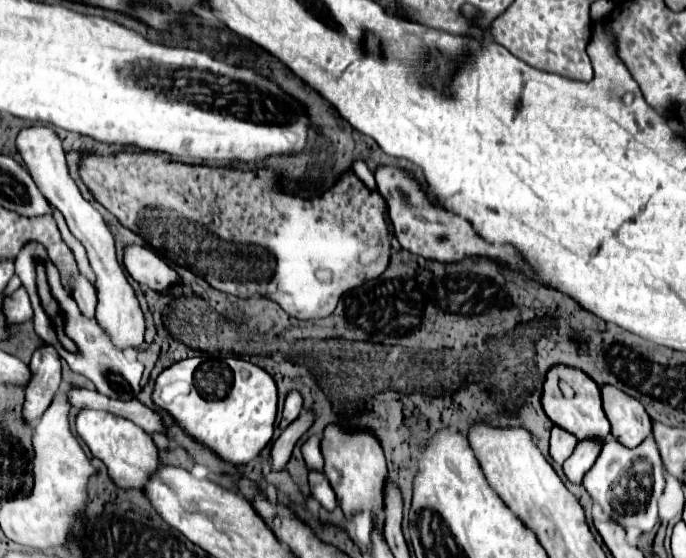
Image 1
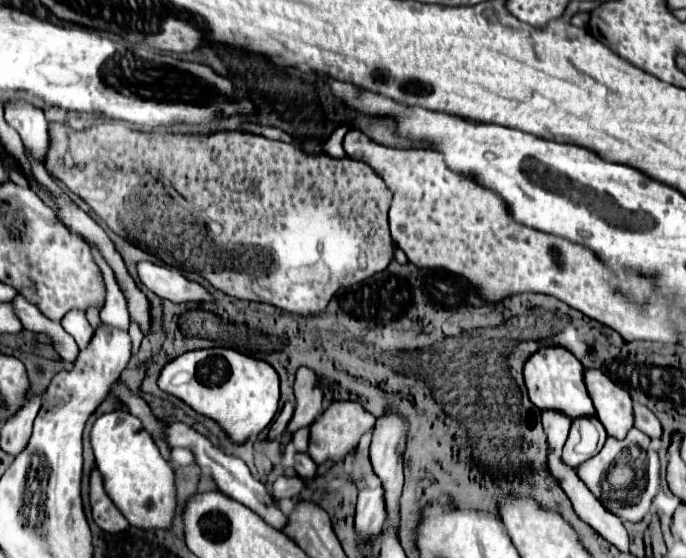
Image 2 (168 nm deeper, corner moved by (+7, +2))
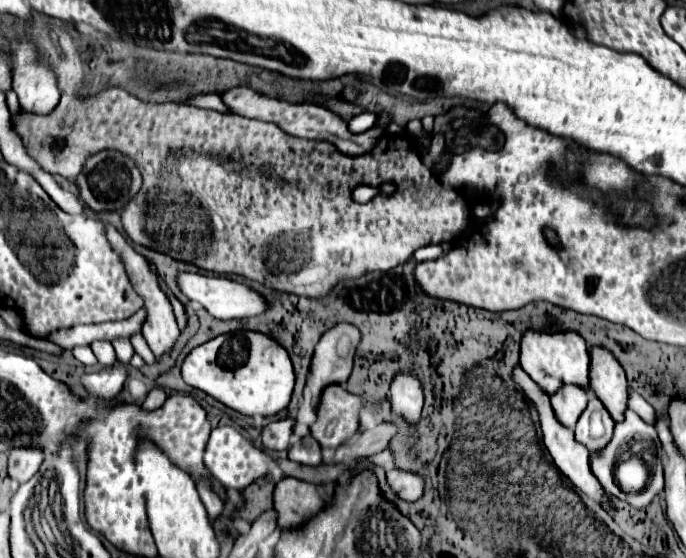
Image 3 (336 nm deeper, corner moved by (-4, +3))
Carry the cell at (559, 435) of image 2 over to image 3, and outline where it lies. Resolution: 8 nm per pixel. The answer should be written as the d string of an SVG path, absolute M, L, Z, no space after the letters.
M564 384L552 394L552 408L564 426L574 428L588 404L588 390L576 384Z

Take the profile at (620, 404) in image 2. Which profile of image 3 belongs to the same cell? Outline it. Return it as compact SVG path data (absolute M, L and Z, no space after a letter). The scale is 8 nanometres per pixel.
M594 346L590 350L590 390L604 402L606 410L618 422L626 410L628 382L624 368L614 354L604 346Z

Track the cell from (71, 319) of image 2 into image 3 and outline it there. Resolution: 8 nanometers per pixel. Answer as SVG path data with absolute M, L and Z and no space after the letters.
M94 342L90 348L94 350L100 366L106 368L106 366L112 366L116 362L116 354L114 354L114 348L110 342Z

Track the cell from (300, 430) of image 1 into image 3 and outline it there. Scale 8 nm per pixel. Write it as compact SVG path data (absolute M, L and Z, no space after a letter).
M340 322L322 334L316 344L308 376L314 406L318 406L324 386L330 382L344 384L348 380L360 338L360 330L348 322Z

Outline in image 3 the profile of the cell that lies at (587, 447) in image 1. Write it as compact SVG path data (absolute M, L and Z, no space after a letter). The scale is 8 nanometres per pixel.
M590 394L590 402L576 424L576 438L580 438L580 442L588 446L590 452L594 452L606 446L606 442L612 438L612 430L614 420L610 412L594 394Z

